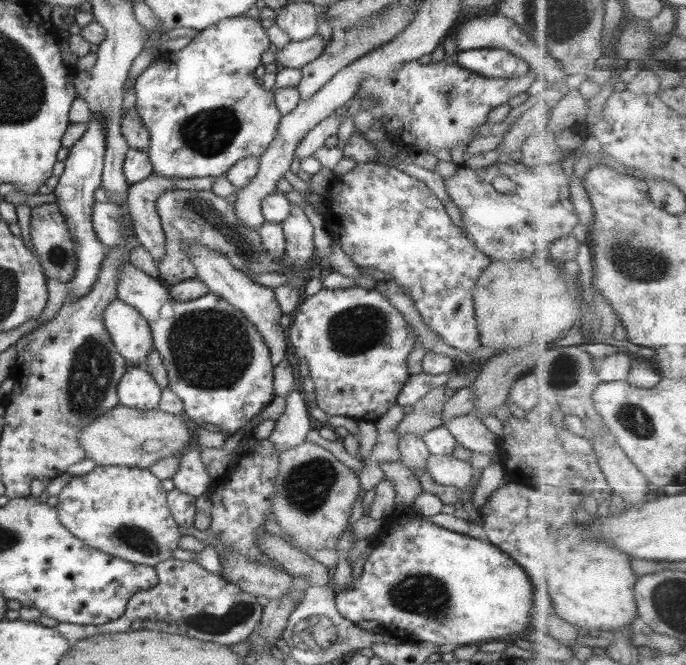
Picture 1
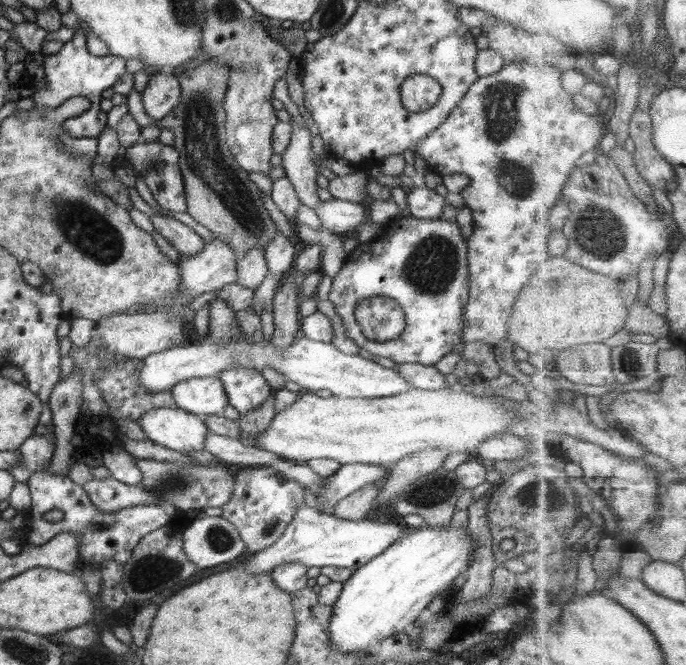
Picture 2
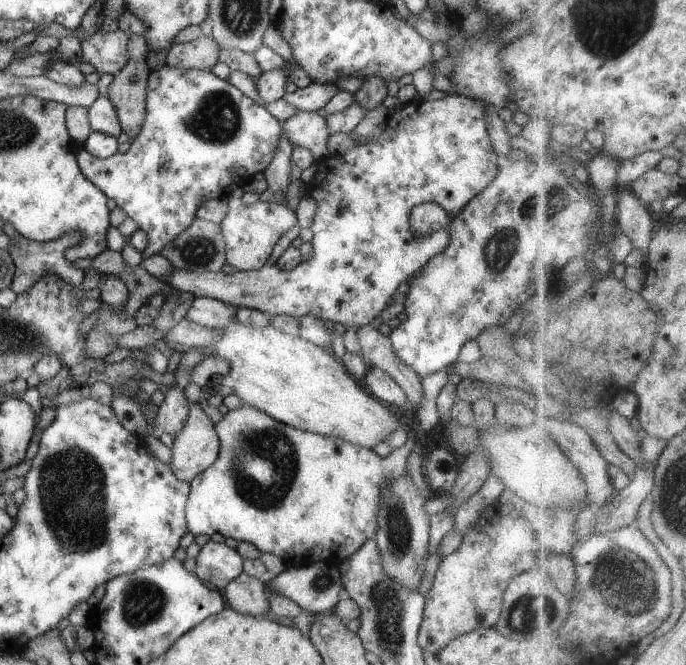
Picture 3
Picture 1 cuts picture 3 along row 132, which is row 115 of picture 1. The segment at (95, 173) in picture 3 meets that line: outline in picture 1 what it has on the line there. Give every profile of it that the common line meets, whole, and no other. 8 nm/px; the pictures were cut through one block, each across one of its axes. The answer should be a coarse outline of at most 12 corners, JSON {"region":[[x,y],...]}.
{"region":[[228,18],[134,84],[154,172],[222,176],[281,119]]}

